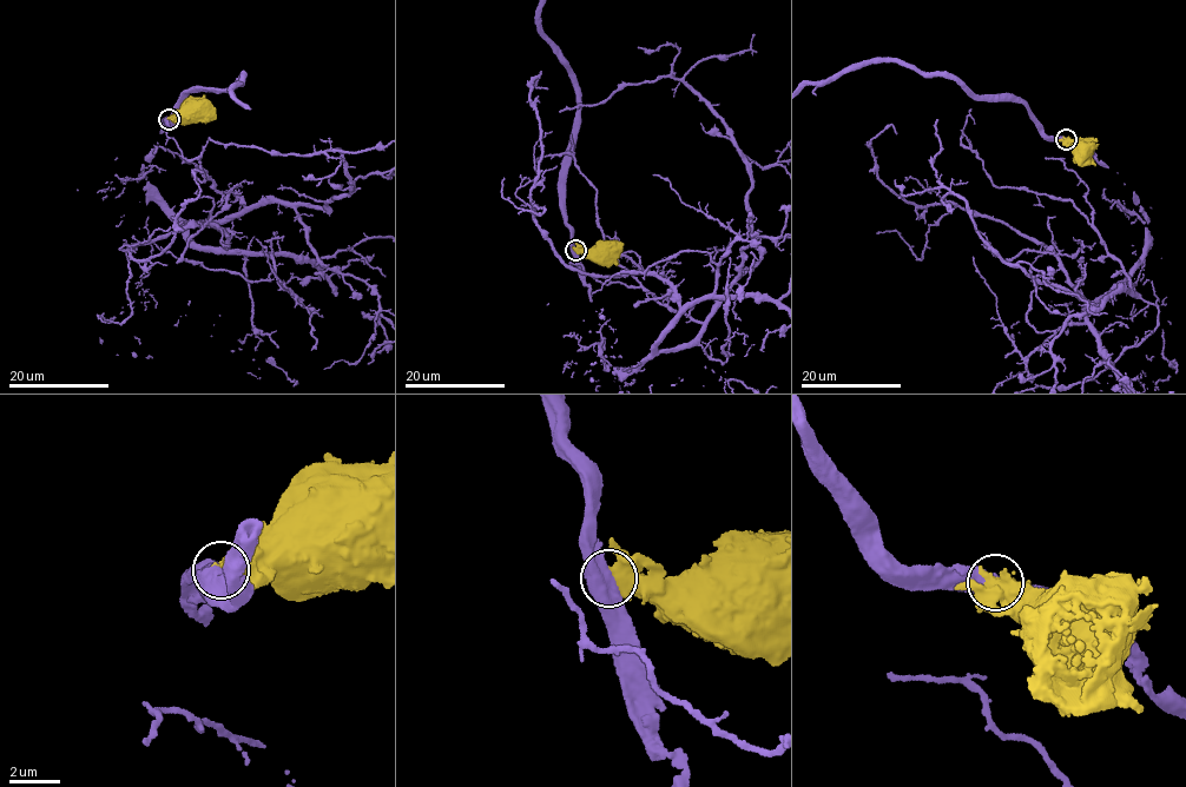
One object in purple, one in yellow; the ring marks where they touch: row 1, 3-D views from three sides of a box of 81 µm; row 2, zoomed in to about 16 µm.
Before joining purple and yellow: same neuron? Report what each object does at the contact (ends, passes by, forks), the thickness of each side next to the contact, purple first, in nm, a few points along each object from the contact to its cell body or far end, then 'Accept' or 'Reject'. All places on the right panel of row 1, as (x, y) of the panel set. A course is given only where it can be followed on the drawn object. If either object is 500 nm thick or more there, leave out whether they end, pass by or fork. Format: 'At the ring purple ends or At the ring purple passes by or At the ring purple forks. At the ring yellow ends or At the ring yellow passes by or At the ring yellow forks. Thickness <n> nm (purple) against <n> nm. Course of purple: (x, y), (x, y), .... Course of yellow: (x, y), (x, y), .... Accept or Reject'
Thickness 600 nm (purple) against 500 nm. Course of purple: (1066, 139), (1094, 160), (1076, 176), (1137, 292), (1088, 301), (1036, 240), (907, 200), (869, 145), (896, 134). Course of yellow: (1066, 139), (1074, 151), (1081, 151). Reject

